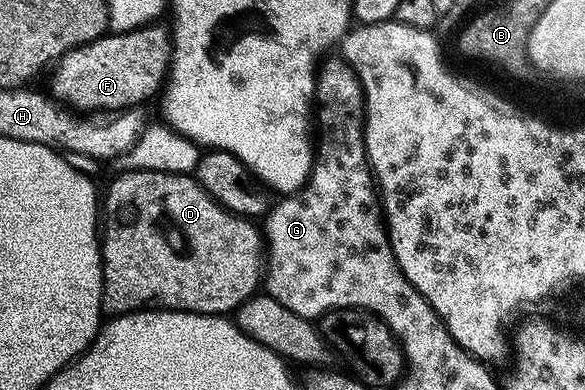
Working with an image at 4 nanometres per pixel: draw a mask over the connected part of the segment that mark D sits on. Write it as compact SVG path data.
M124 170L120 179L111 183L111 192L105 195L105 230L101 235L103 248L103 305L115 315L130 315L133 311L162 309L165 311L188 311L198 315L234 316L239 308L260 294L265 283L265 235L252 220L226 211L209 192L199 184L198 179L188 175L174 175L165 172Z

